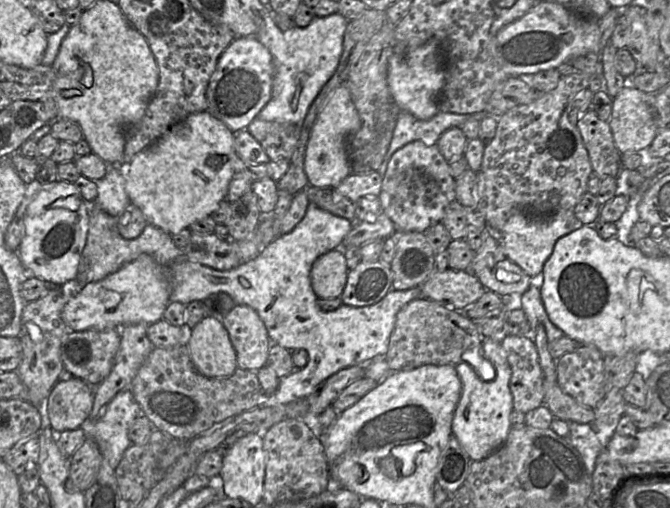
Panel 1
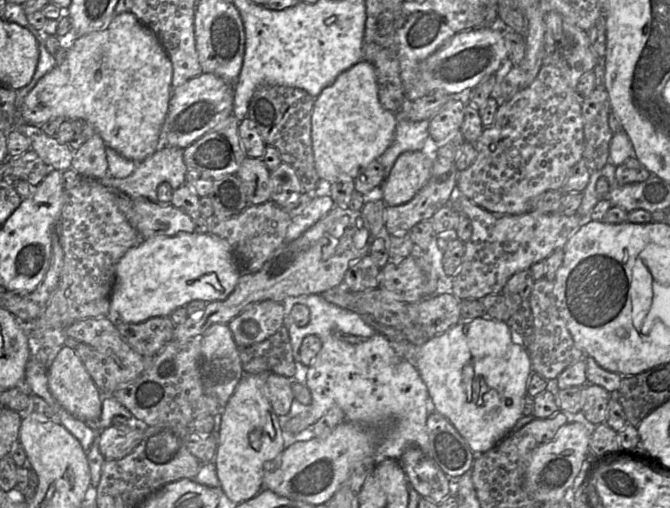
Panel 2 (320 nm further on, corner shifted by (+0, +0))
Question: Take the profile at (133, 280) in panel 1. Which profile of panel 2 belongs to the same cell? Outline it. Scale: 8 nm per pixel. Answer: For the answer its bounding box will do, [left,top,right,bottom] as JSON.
[107,232,242,325]

